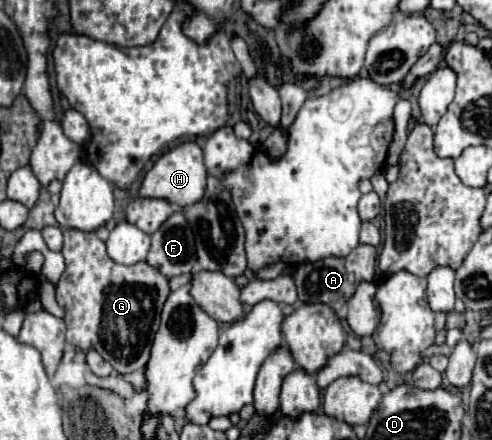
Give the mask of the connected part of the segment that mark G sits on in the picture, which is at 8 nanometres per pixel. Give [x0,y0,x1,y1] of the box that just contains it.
[56,229,170,375]

